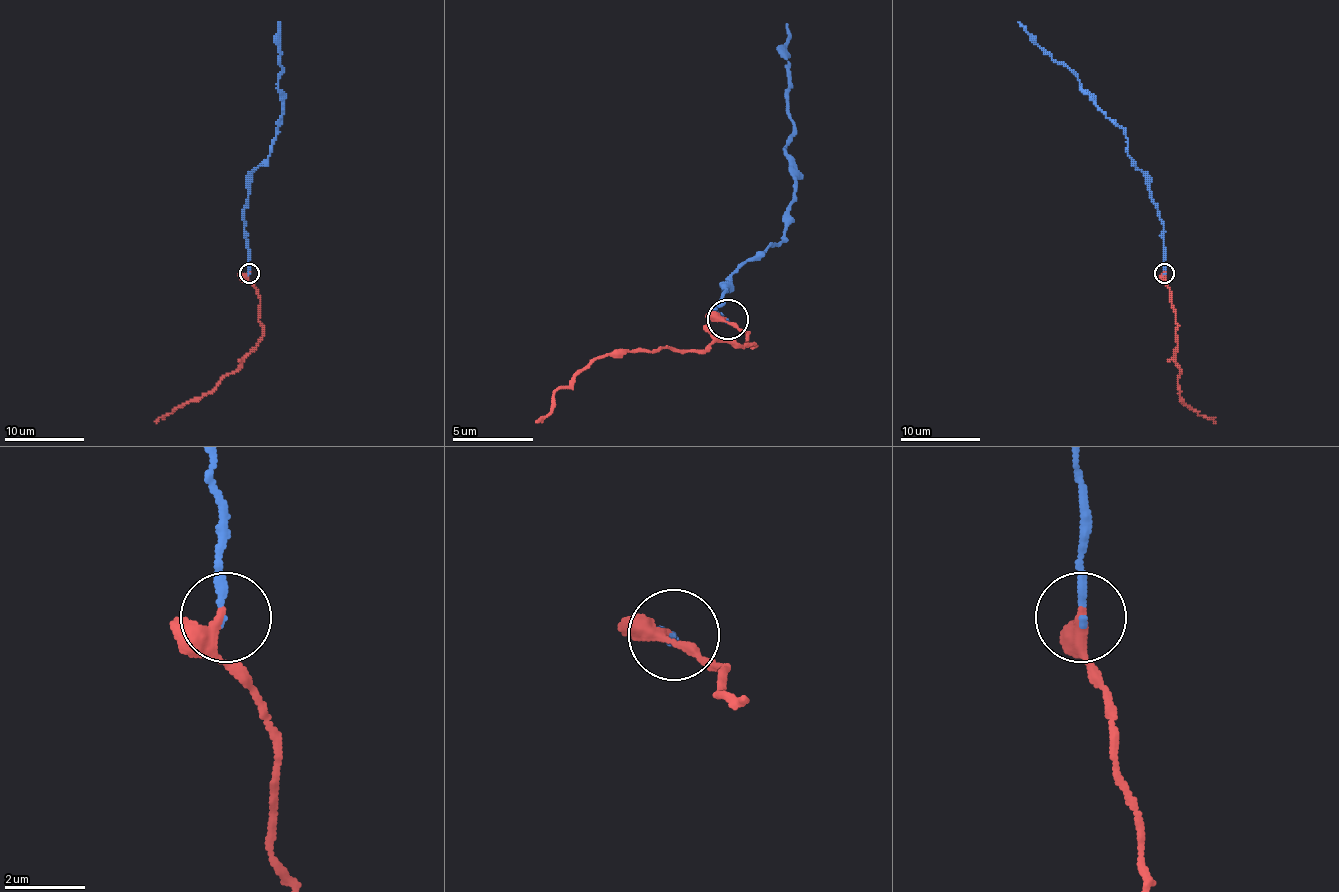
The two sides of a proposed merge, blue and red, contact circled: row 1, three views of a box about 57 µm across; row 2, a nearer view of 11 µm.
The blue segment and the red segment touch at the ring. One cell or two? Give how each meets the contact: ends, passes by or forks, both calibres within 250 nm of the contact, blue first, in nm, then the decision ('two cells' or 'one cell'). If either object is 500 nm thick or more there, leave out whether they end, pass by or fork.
blue ends there; red passes by; 190 nm thick on the blue side, 320 nm on the other; one cell

